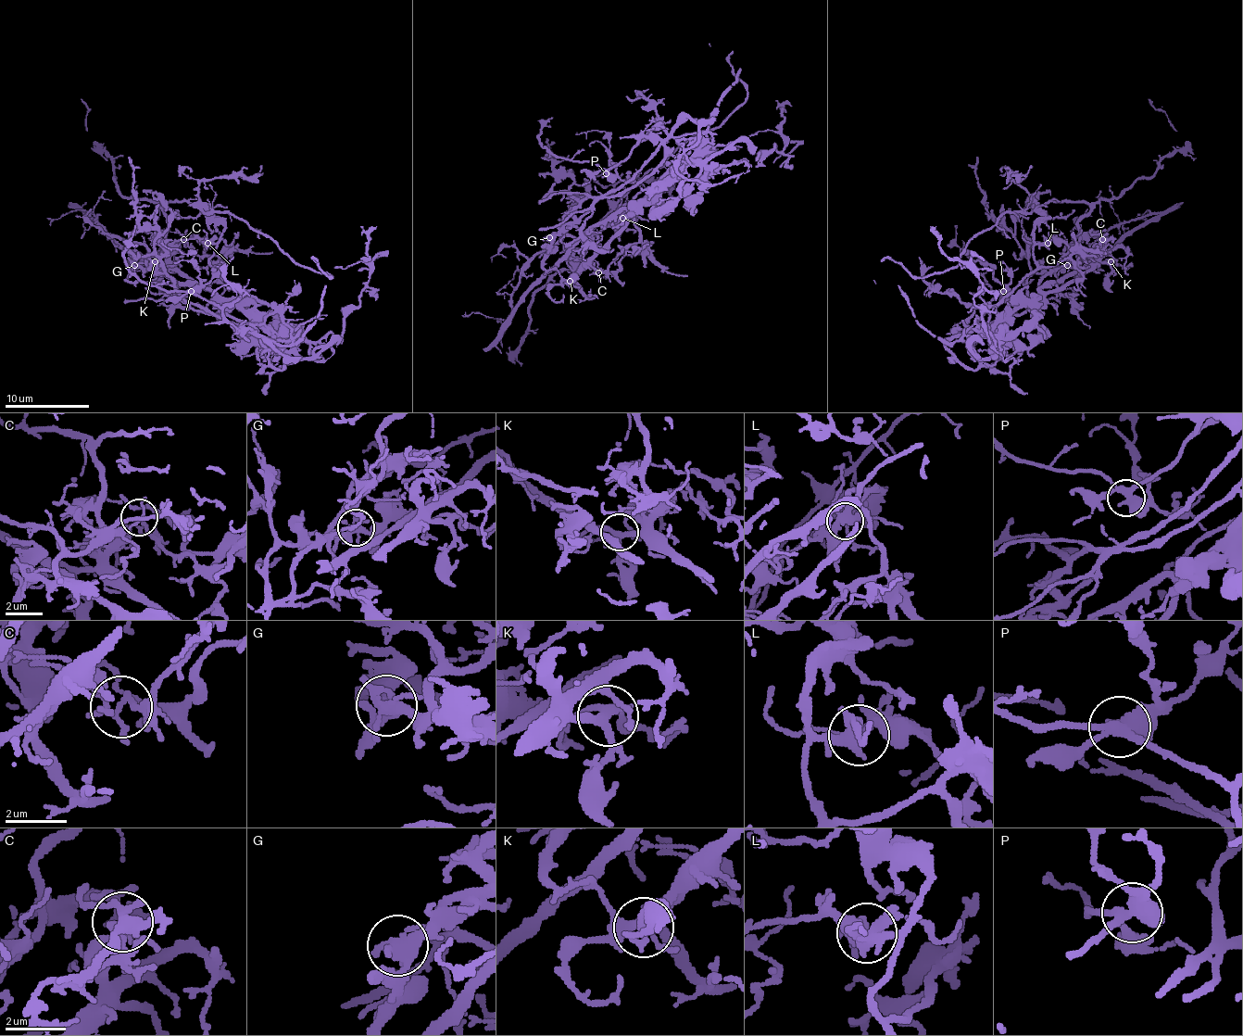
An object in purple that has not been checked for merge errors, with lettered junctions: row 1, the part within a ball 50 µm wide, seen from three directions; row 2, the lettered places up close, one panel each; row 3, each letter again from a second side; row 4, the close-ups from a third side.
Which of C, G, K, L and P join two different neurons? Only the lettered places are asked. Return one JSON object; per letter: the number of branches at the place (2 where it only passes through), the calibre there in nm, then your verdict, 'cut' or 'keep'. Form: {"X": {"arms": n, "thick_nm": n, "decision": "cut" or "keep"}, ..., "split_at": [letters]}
{"C": {"arms": 5, "thick_nm": 150, "decision": "cut"}, "G": {"arms": 5, "thick_nm": 360, "decision": "cut"}, "K": {"arms": 4, "thick_nm": 280, "decision": "keep"}, "L": {"arms": 5, "thick_nm": 360, "decision": "keep"}, "P": {"arms": 4, "thick_nm": 380, "decision": "keep"}, "split_at": ["C", "G"]}

